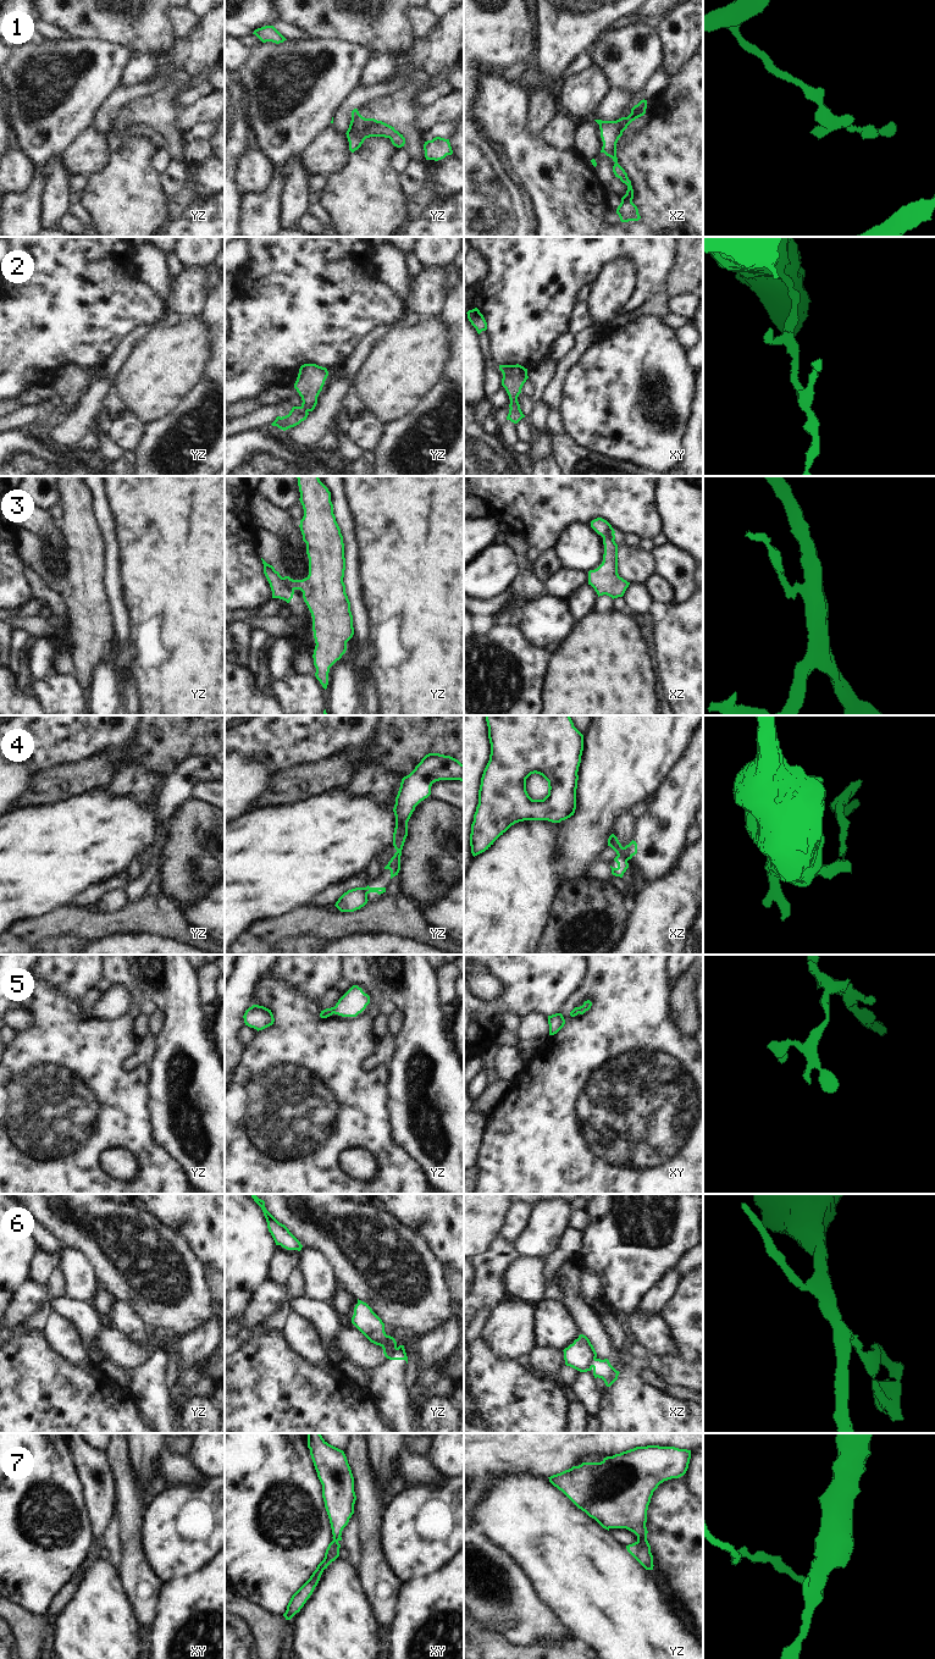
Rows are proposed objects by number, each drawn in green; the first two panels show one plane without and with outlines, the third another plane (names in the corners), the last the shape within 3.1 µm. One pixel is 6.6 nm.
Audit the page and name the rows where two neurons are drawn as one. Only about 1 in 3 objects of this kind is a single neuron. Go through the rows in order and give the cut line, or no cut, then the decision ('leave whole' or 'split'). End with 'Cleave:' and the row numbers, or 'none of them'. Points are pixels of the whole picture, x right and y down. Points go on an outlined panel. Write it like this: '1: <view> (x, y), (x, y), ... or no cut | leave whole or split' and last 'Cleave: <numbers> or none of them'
1: no cut | leave whole
2: no cut | leave whole
3: yz (282, 578), (293, 591) | split
4: xz (618, 855), (626, 861) | split
5: no cut | leave whole
6: yz (397, 1348), (387, 1358) | split
7: no cut | leave whole
Cleave: 3, 4, 6

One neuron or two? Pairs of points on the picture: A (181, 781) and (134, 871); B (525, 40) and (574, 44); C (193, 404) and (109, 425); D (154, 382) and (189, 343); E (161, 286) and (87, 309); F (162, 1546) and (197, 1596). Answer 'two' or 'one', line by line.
A: two
B: two
C: two
D: one
E: two
F: two

